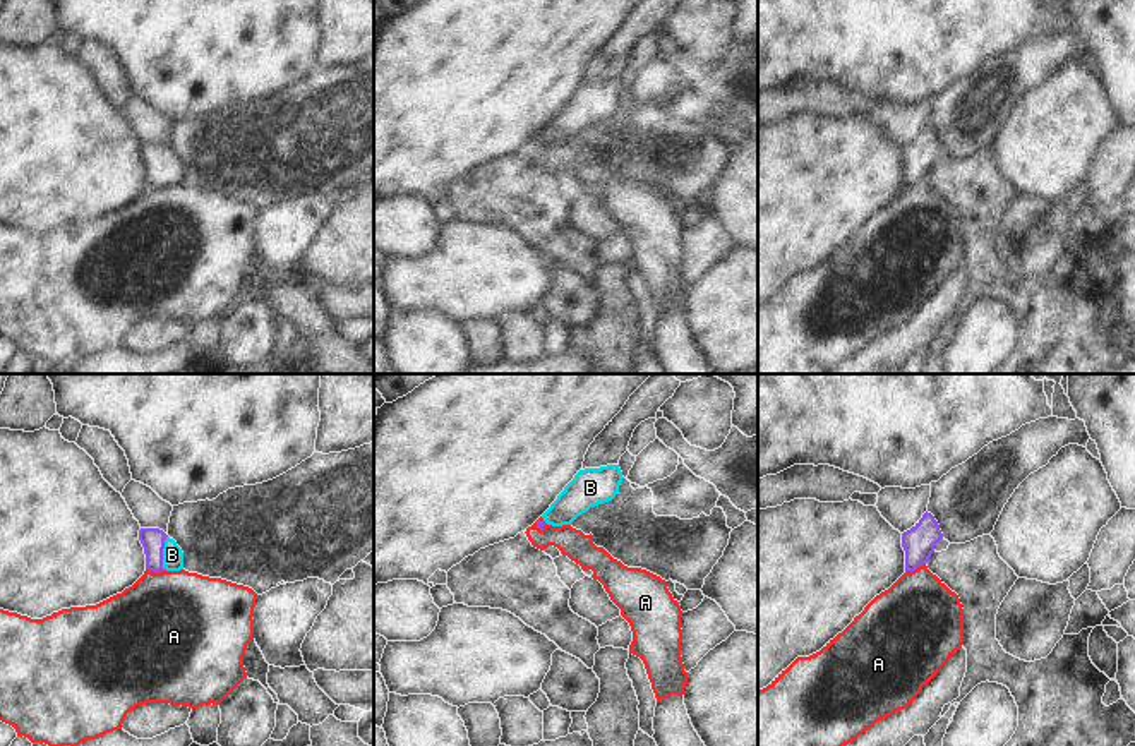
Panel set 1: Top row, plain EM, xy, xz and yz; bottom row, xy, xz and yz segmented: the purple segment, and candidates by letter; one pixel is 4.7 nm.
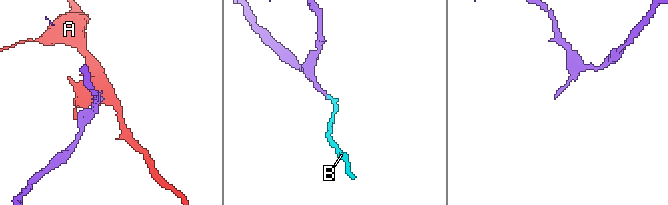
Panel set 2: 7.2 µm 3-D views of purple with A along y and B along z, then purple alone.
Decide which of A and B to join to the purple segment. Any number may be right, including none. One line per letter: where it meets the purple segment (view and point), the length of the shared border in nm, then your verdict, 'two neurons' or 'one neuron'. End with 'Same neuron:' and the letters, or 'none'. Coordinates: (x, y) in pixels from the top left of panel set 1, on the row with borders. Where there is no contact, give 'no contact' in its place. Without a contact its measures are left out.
A: meets purple in yz at (914, 568); contact 100 nm long; two neurons
B: meets purple in xy at (162, 553); contact 160 nm long; one neuron
Same neuron: B

